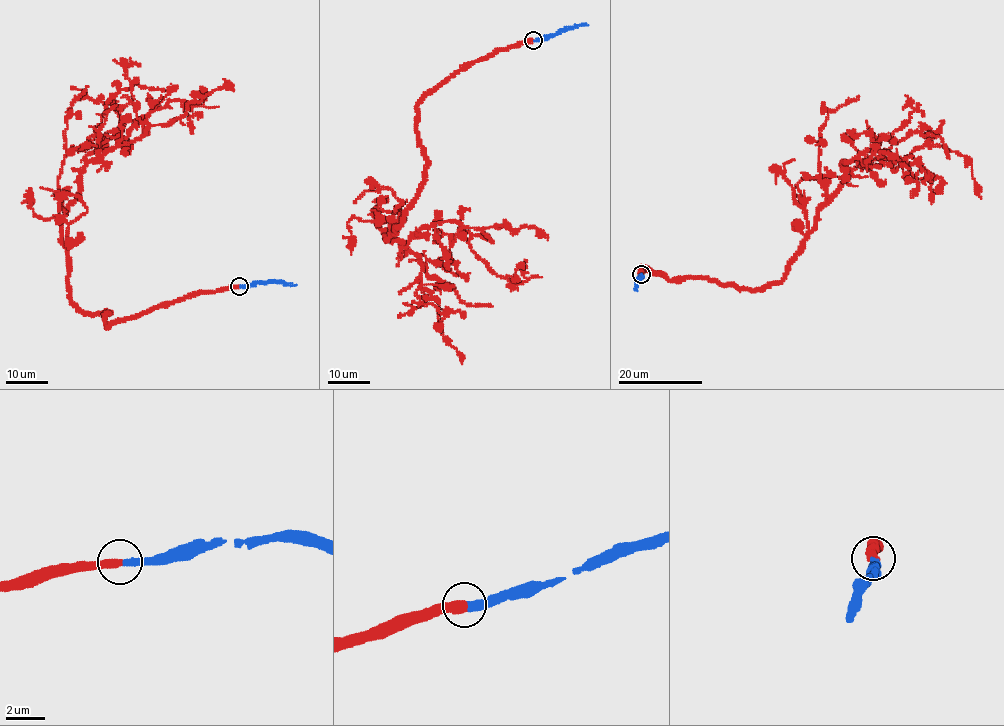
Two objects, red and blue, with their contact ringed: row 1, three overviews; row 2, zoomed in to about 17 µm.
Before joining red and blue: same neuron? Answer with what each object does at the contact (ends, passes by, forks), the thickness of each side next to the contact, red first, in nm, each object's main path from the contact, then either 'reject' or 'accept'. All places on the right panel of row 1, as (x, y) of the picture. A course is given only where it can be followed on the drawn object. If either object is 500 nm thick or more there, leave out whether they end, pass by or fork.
red ends | blue ends | 480/400 nm | red via (640, 273), (778, 284), (849, 173), (842, 163), (880, 149), (917, 159), (927, 179), (911, 165) | blue via (641, 274), (636, 291) | accept

